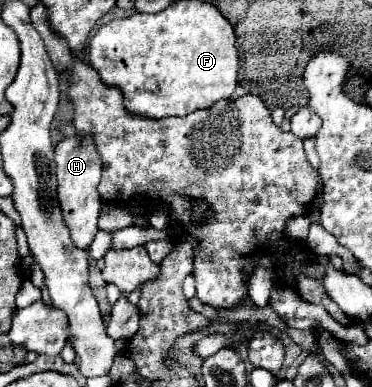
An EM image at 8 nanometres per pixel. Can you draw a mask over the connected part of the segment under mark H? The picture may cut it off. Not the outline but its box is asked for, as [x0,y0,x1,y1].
[56,136,100,248]

